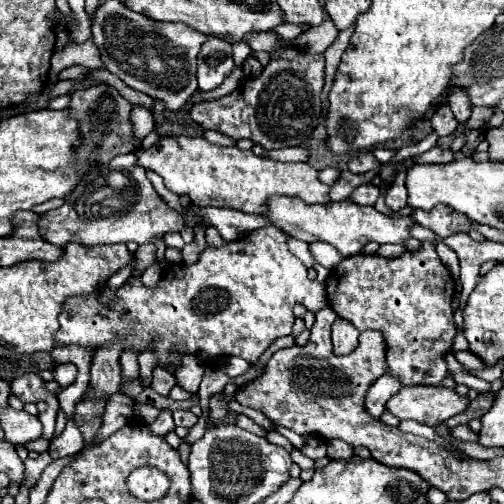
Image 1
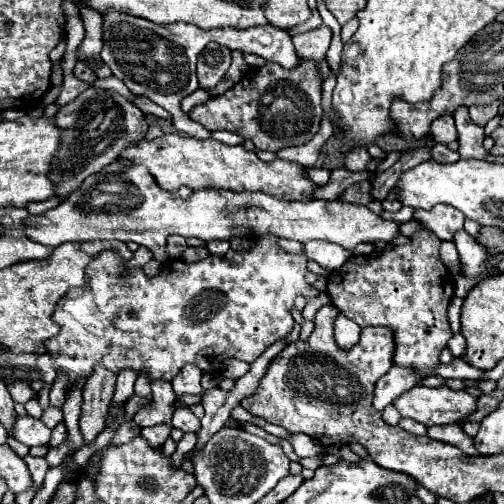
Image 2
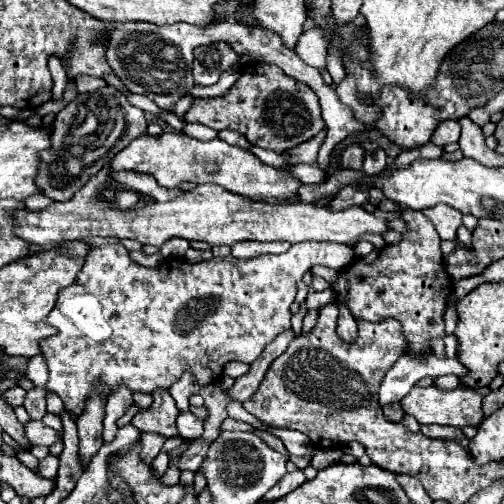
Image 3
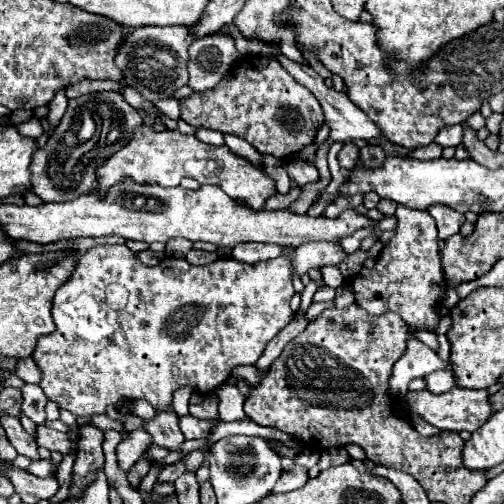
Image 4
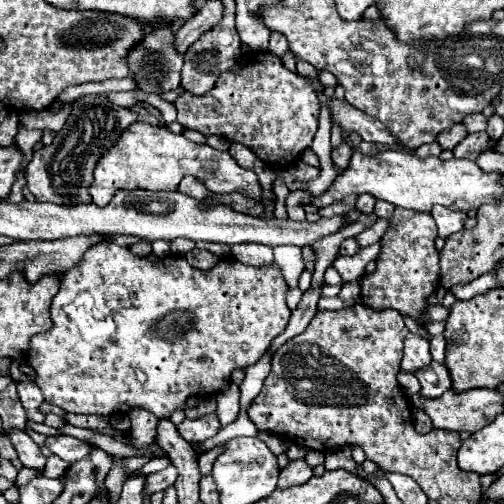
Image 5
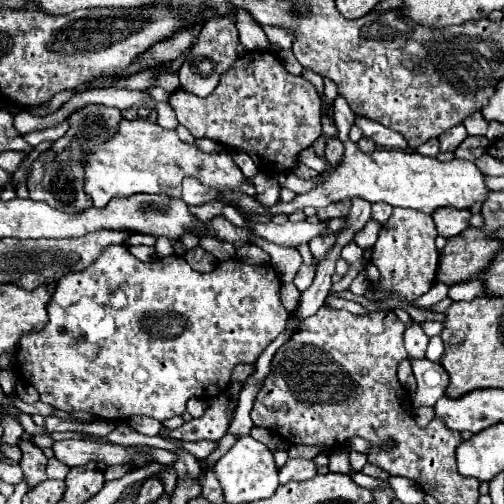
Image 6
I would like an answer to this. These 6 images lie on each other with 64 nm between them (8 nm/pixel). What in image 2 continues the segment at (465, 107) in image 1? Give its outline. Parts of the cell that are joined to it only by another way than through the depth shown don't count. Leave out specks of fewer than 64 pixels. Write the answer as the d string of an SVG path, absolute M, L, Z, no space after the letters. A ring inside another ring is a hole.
M468 108L464 110L456 110L454 112L454 120L456 120L456 128L458 128L458 142L460 142L460 156L462 158L476 158L482 160L486 156L486 150L482 148L482 138L486 138L484 128L476 126L470 120Z

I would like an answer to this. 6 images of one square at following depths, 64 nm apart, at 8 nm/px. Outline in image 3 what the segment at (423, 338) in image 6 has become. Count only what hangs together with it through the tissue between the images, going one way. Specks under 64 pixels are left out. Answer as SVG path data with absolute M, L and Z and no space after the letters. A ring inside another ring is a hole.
M400 356L380 384L380 390L378 390L380 406L390 402L400 402L410 392L410 388L416 386L418 380L426 376L438 378L446 374L464 378L468 374L468 368L464 368L464 364L460 364L458 358L440 360L436 356L428 356L420 360L412 356Z

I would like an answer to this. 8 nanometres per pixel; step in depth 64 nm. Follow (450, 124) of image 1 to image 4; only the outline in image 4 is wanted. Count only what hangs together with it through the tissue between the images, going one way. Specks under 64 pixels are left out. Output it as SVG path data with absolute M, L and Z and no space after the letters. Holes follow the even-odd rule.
M452 124L448 128L442 128L436 134L434 142L440 144L442 148L446 148L446 146L458 146L462 142L462 124Z

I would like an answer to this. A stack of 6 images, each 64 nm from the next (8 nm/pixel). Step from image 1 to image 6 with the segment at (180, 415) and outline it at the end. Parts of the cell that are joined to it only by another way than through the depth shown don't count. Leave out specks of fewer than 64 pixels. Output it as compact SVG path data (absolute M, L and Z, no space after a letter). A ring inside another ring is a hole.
M212 404L206 408L204 416L192 418L190 422L184 422L180 428L172 430L172 436L176 440L212 440L218 442L230 424L230 416L226 418L226 410L220 404Z

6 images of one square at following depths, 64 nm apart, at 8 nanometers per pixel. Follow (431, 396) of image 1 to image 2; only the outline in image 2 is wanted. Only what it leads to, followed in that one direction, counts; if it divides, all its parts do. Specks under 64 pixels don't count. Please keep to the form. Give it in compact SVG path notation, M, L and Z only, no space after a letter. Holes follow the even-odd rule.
M418 384L398 396L394 406L402 418L412 418L424 426L456 424L476 410L476 398L466 390L456 392L448 386L428 388Z

